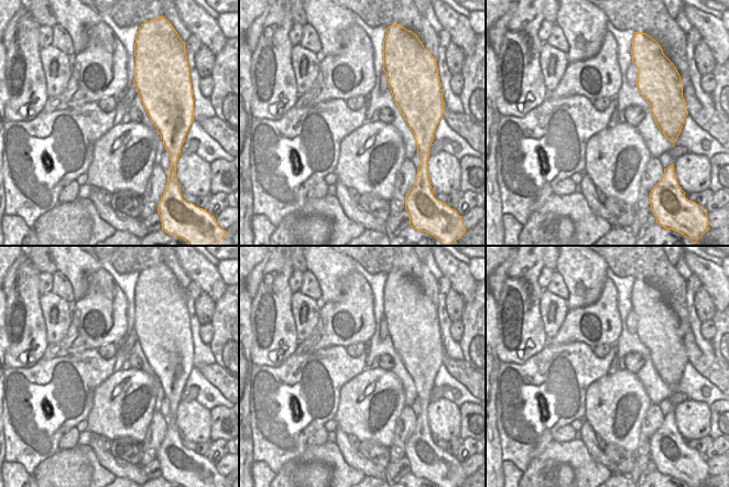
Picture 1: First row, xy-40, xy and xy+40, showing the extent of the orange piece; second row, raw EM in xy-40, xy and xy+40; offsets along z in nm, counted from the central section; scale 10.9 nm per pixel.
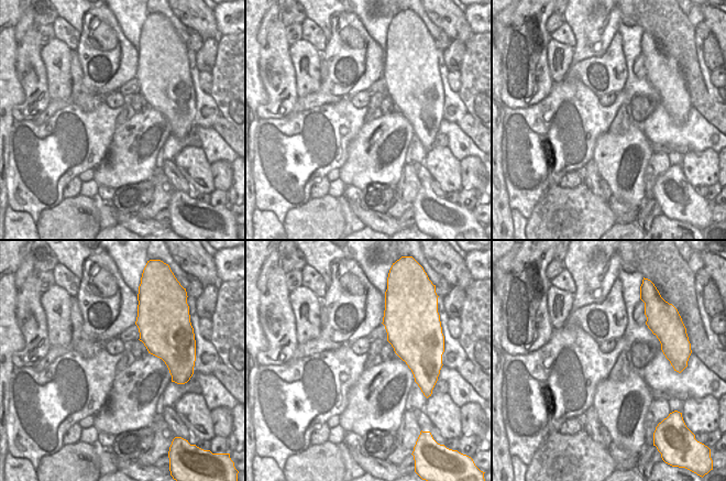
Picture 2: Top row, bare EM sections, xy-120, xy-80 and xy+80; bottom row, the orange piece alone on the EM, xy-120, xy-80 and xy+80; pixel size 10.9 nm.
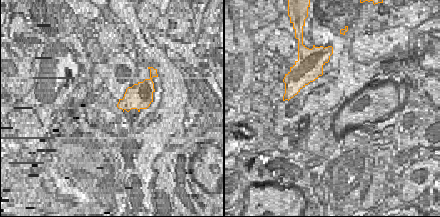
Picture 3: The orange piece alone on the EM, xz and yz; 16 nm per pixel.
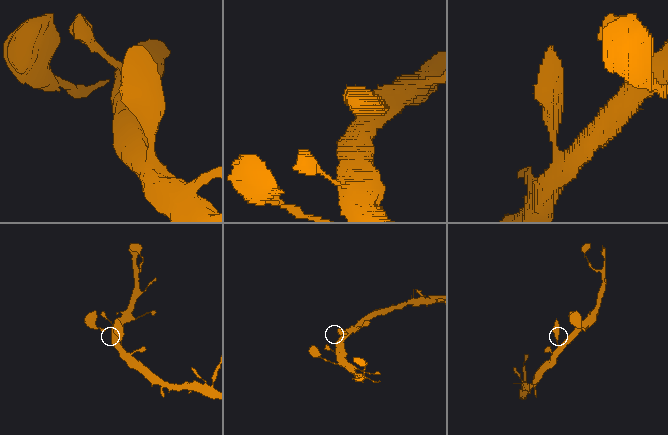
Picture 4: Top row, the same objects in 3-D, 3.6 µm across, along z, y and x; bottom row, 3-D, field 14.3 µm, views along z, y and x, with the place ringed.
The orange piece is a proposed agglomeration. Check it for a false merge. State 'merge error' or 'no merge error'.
no merge error

